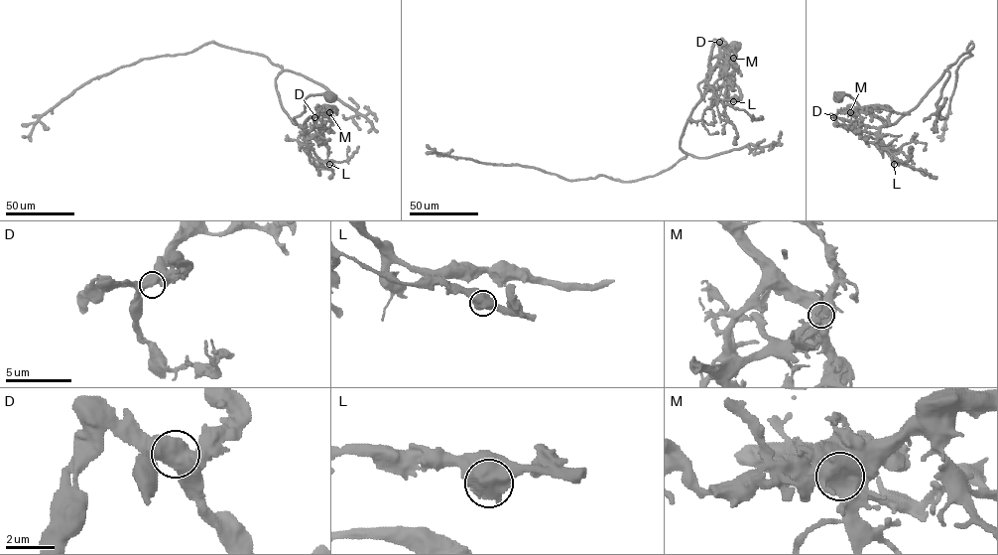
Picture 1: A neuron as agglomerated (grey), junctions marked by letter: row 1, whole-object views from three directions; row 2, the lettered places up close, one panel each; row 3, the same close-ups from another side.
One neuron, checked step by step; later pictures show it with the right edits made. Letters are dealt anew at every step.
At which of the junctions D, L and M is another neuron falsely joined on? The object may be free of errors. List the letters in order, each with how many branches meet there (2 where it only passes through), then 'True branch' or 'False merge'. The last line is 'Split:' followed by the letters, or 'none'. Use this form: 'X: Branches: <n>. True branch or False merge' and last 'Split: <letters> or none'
D: Branches: 2. True branch
L: Branches: 2. True branch
M: Branches: 2. False merge
Split: M

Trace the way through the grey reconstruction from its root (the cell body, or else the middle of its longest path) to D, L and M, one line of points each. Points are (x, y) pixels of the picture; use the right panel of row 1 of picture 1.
D: (837, 97), (849, 94), (864, 111), (888, 125), (870, 127), (833, 117)
L: (837, 97), (849, 94), (864, 111), (888, 125), (879, 128), (879, 135), (894, 164)
M: (837, 97), (849, 94), (864, 111), (888, 125), (860, 130), (856, 127), (855, 115), (850, 112)

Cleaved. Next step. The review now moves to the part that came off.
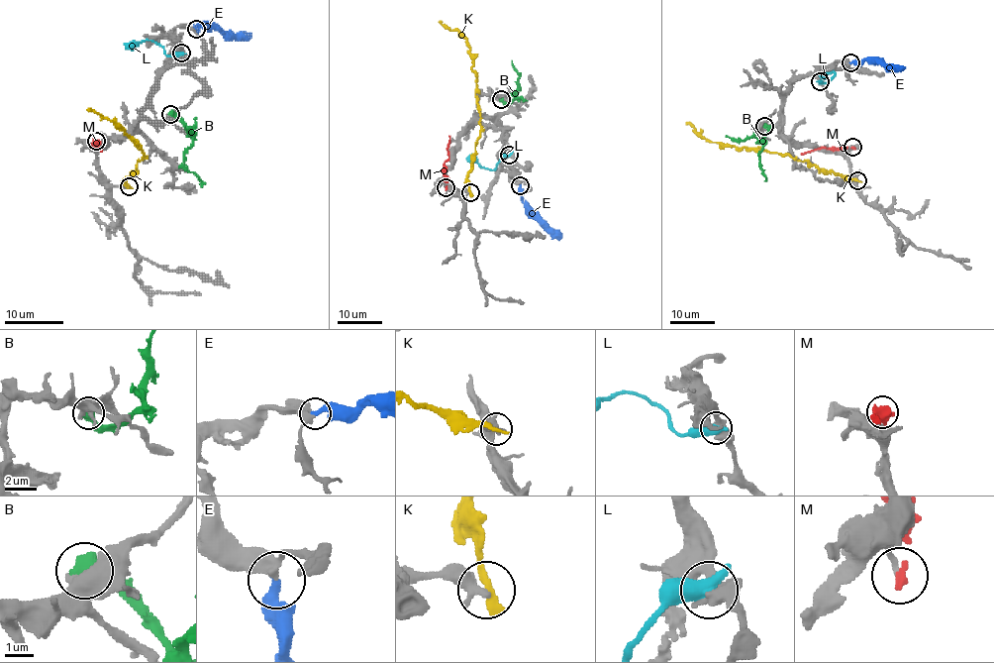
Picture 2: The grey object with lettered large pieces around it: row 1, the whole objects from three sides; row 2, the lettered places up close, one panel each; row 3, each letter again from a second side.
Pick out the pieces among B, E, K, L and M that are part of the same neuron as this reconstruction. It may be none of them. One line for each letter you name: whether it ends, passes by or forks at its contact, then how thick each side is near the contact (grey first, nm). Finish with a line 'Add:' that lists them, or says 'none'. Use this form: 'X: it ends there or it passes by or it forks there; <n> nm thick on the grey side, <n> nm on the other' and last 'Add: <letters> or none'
E: it ends there; 340 nm thick on the grey side, 360 nm on the other
Add: E

